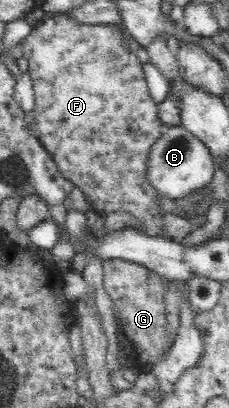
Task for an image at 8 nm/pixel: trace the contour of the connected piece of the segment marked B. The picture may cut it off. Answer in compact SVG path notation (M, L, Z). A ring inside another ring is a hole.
M162 125L159 139L148 149L144 165L144 177L150 189L159 198L179 199L207 183L212 176L212 155L200 139L191 135L183 126Z

